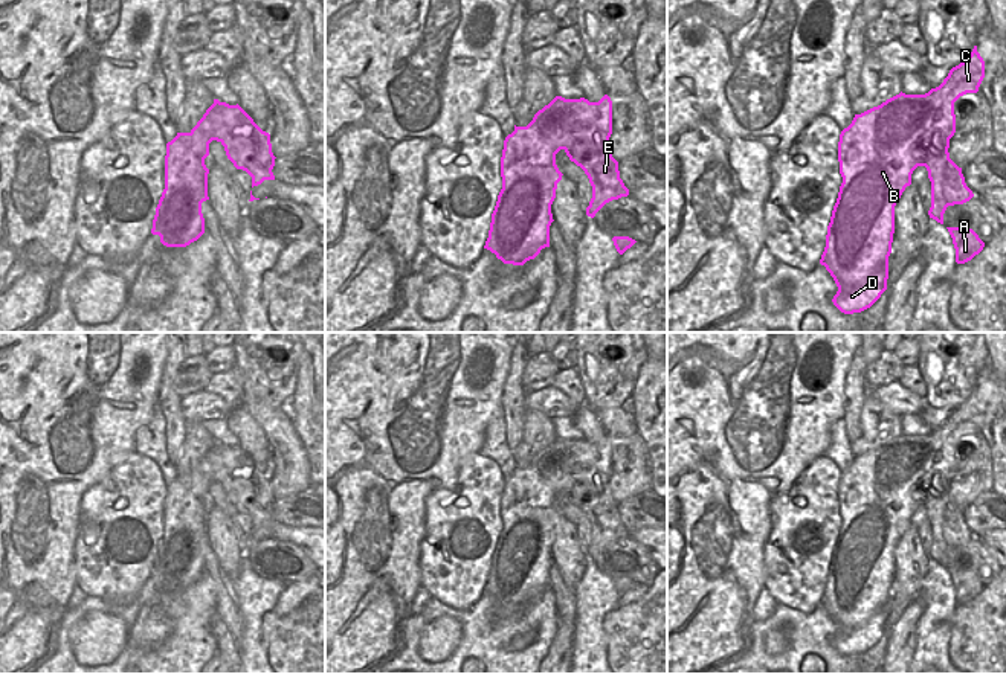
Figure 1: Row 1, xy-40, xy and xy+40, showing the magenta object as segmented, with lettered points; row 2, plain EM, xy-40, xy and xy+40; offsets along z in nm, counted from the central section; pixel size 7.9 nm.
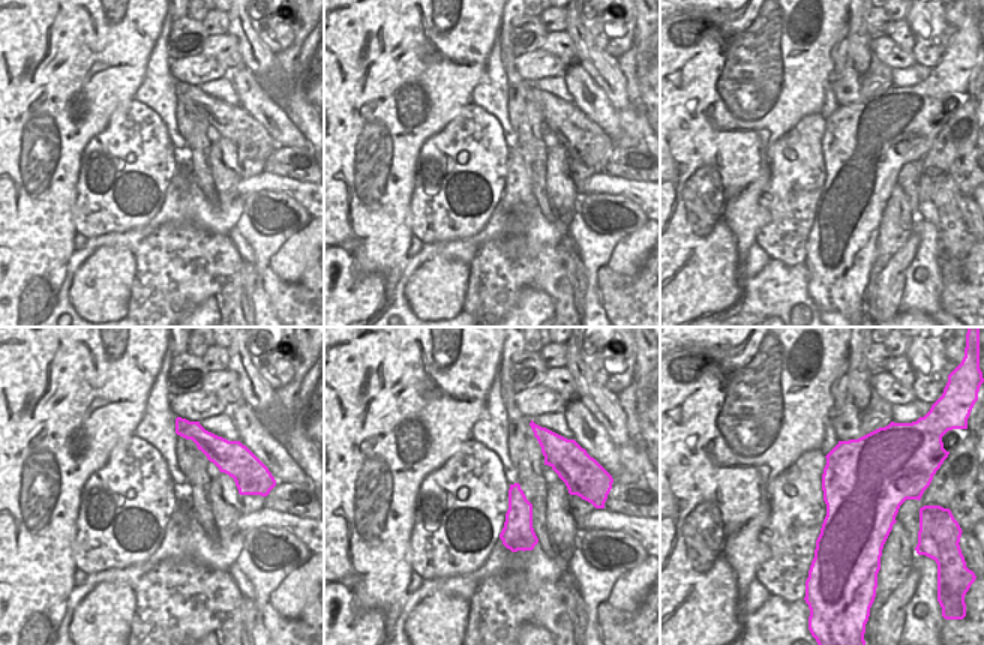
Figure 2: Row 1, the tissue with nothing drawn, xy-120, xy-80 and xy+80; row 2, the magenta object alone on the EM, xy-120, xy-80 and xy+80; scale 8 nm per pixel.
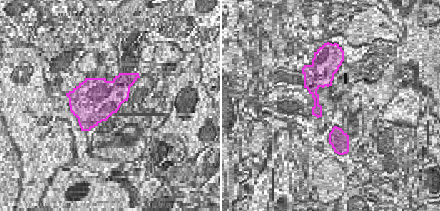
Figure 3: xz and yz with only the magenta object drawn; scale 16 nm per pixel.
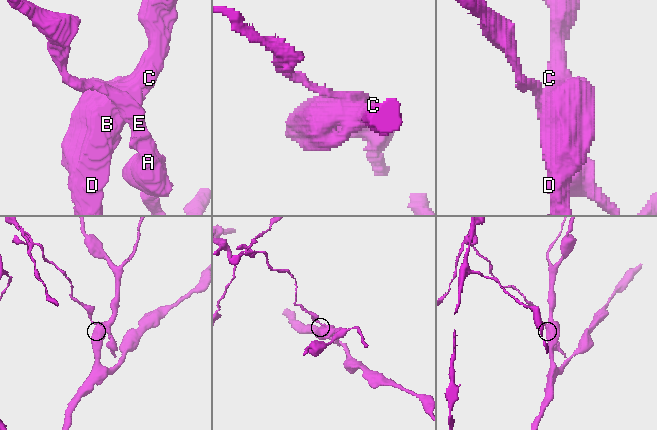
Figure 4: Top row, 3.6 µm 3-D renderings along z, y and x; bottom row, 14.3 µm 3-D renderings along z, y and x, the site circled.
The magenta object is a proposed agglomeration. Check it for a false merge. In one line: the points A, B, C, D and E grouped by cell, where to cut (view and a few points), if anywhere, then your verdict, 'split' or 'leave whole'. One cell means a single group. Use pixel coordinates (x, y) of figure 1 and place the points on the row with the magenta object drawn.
A E / B C D; cut in xy+40 along (947, 136), (933, 136), (928, 147), (939, 150), (922, 165); split

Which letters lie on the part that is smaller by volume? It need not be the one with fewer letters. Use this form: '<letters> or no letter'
A, E

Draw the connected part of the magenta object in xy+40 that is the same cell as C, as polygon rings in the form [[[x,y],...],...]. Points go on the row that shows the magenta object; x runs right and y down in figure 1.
[[[974,46],[971,55],[953,67],[943,82],[925,95],[899,93],[878,107],[861,114],[855,114],[852,124],[840,134],[838,162],[843,183],[827,226],[826,247],[820,264],[833,278],[838,291],[833,305],[844,314],[861,313],[870,308],[887,290],[888,256],[895,233],[895,206],[907,186],[911,185],[911,174],[917,166],[924,166],[931,154],[939,148],[928,148],[936,133],[951,139],[956,133],[954,102],[966,95],[977,93],[985,78],[985,61]]]

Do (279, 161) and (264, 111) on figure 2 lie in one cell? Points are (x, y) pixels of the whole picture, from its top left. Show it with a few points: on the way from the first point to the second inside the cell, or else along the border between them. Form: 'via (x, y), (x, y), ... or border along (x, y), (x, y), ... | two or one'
border along (276, 146), (308, 149) | two

